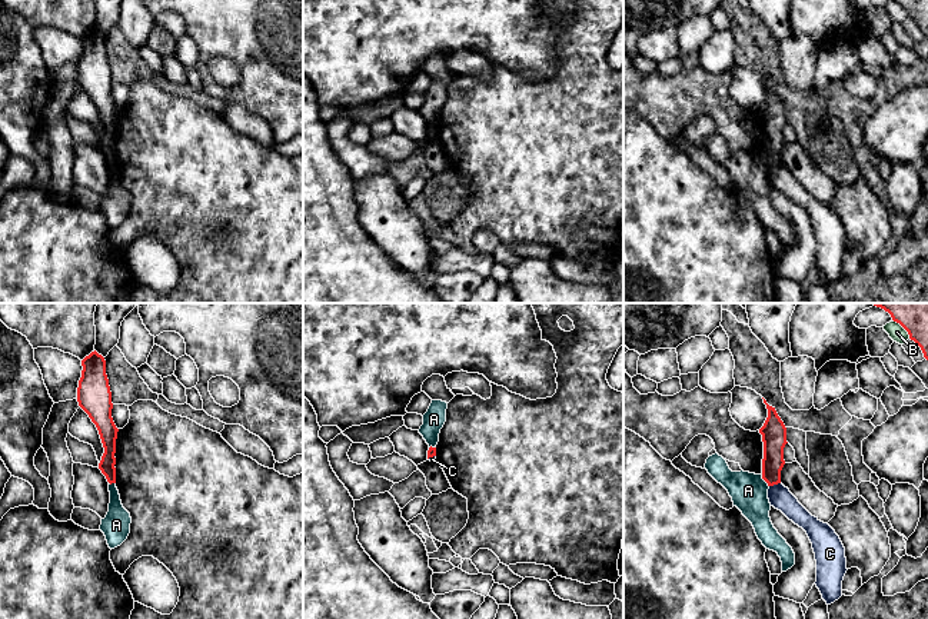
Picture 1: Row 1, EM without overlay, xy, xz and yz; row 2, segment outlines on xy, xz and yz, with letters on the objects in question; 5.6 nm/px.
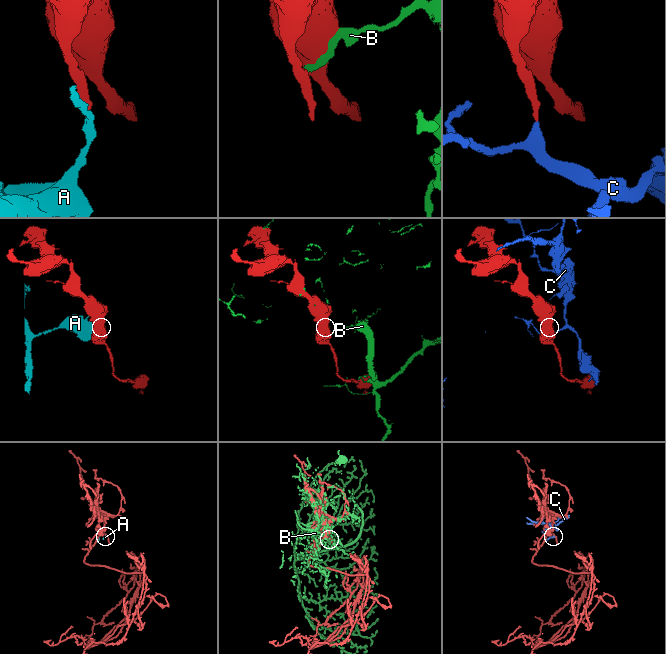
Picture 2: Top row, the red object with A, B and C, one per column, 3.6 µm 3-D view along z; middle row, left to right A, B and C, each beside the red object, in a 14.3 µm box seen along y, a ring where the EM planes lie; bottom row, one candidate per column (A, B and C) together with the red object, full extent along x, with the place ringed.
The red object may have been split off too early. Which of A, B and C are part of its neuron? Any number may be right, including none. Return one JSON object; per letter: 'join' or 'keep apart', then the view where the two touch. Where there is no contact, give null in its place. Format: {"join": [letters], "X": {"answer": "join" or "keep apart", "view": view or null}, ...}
{"join": [], "A": {"answer": "keep apart", "view": "yz"}, "B": {"answer": "keep apart", "view": "yz"}, "C": {"answer": "keep apart", "view": "yz"}}

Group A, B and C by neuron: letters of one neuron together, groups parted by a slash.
A / B / C

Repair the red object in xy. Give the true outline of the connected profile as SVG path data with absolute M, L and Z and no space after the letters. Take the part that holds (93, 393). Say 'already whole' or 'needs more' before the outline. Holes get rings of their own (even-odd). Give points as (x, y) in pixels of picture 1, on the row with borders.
already whole; M96 350L82 360L82 377L77 387L79 406L89 415L96 425L104 453L99 469L107 482L116 483L116 439L119 429L112 417L112 392L106 375L106 360Z

